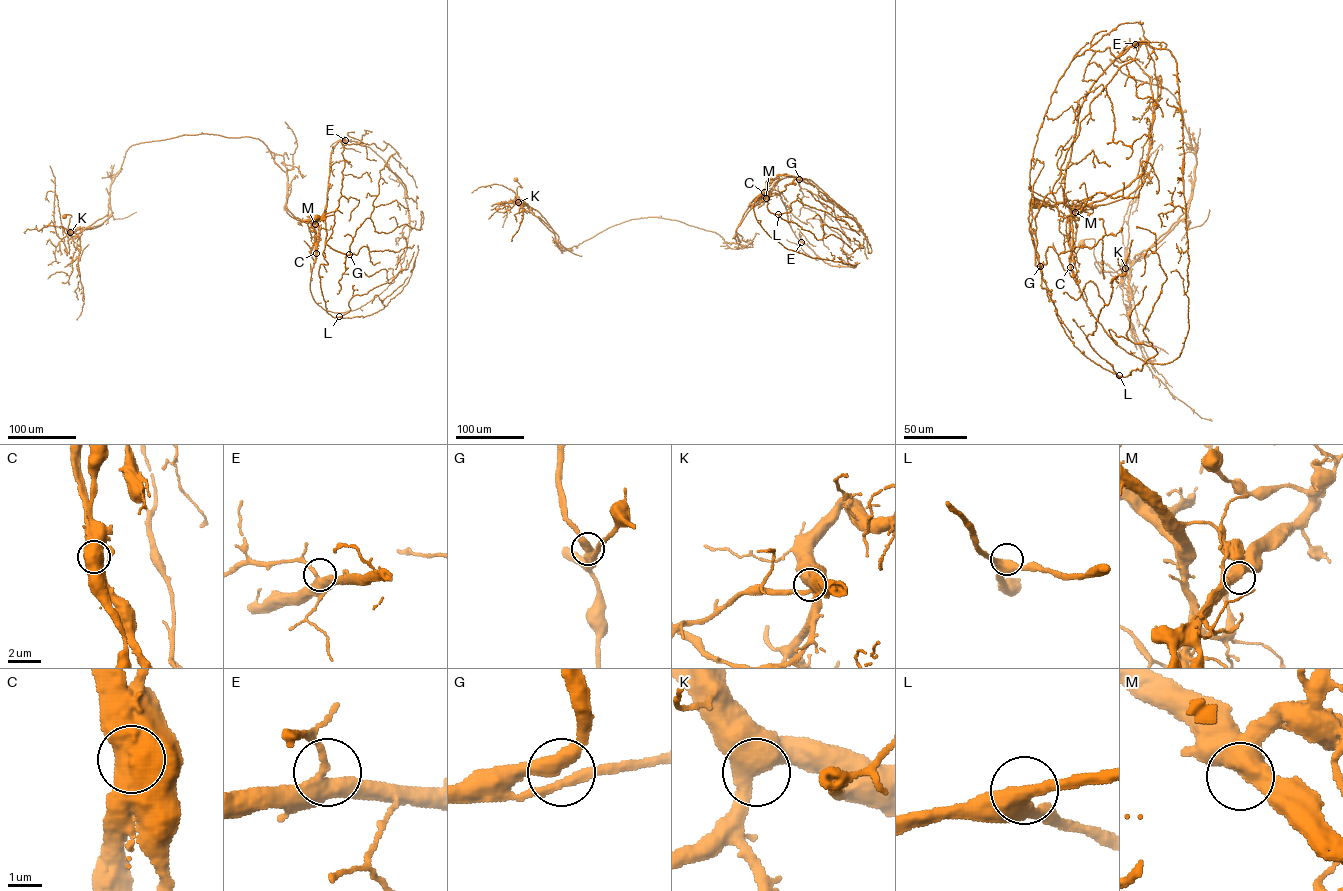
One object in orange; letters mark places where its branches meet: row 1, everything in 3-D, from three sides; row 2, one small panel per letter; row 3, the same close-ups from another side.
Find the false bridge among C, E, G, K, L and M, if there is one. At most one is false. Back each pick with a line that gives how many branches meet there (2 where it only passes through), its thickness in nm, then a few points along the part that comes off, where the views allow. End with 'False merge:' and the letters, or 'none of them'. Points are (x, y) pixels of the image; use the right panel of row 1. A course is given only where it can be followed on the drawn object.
C: 2 | 850 nm | (1070, 267), (1072, 214), (1145, 180), (1129, 56), (1196, 164), (1130, 267), (1131, 332), (1212, 421)
False merge: C

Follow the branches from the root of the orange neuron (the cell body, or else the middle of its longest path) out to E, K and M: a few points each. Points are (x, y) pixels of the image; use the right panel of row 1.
E: (1033, 202), (1045, 206), (1064, 203), (1070, 208), (1065, 202), (1064, 179), (1079, 109), (1096, 80), (1135, 44)
K: (1033, 202), (1145, 167), (1131, 57), (1196, 164), (1125, 268)
M: (1033, 202), (1045, 206), (1064, 203), (1075, 212)

